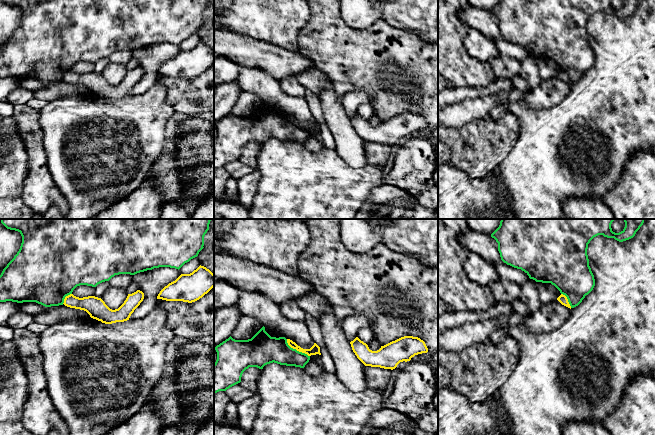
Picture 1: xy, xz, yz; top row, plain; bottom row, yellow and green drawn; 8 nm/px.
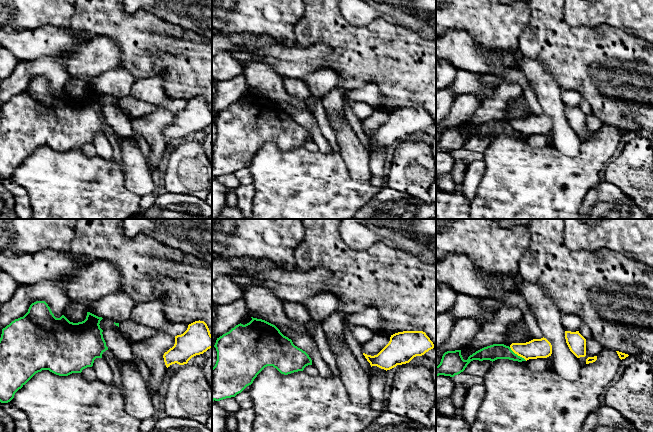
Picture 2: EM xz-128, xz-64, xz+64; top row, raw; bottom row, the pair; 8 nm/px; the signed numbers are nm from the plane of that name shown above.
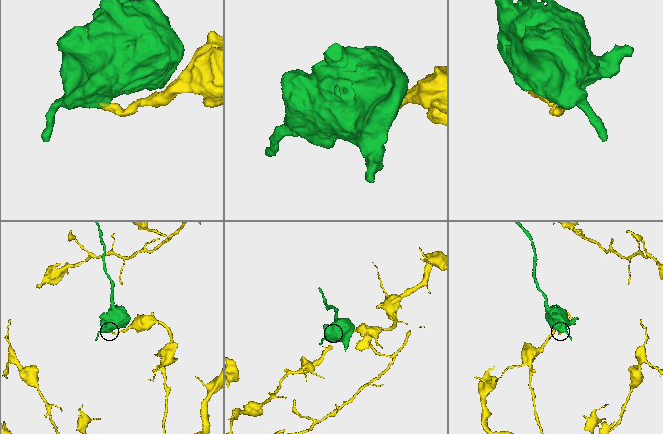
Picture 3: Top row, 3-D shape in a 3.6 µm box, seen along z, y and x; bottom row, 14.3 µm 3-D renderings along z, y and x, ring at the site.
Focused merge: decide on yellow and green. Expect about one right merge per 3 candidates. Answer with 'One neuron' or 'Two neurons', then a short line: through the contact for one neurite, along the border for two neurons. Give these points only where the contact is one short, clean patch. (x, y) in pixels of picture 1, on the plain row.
Two neurons. Line: xz (286, 115), (286, 118), (291, 123), (309, 132)

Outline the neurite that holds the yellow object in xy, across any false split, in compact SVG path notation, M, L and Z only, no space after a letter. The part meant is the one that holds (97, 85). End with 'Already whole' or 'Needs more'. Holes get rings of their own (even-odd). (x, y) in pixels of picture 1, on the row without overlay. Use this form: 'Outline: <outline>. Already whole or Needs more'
Outline: M140 66L128 70L124 79L115 86L110 85L105 78L98 73L88 72L79 74L70 70L65 73L64 81L70 84L86 87L91 94L105 100L124 98L129 96L131 90L144 75L144 69Z. Already whole

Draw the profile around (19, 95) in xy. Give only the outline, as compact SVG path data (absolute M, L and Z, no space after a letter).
M18 87L14 89L7 97L7 100L14 104L27 104L34 97L34 92Z

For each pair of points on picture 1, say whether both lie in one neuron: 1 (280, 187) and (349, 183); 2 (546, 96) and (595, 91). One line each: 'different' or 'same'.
1: same
2: different

